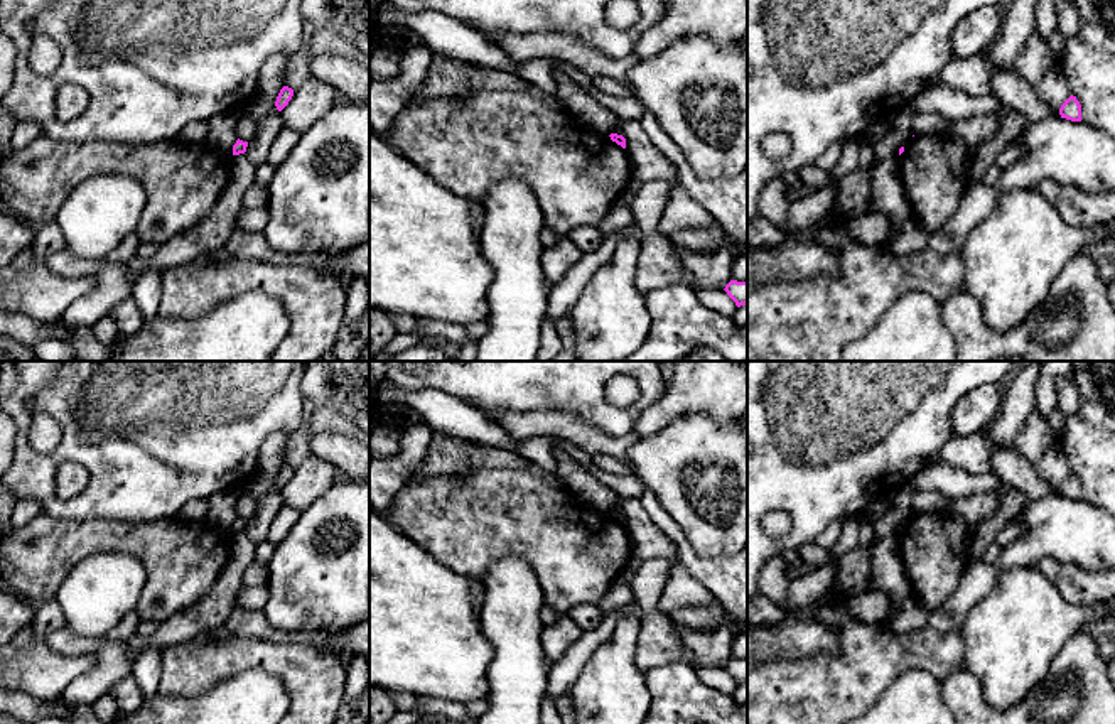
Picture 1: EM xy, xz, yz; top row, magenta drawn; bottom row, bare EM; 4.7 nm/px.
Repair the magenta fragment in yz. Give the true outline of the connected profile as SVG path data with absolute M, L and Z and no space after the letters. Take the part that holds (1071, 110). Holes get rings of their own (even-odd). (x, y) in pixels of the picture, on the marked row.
M1069 96L1059 108L1061 118L1071 120L1071 122L1081 122L1081 105L1076 100L1076 96Z

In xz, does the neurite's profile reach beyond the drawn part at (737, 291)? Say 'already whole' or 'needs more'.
already whole

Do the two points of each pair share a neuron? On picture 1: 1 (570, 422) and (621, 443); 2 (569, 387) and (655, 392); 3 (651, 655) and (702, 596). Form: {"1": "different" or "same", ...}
{"1": "same", "2": "same", "3": "different"}

